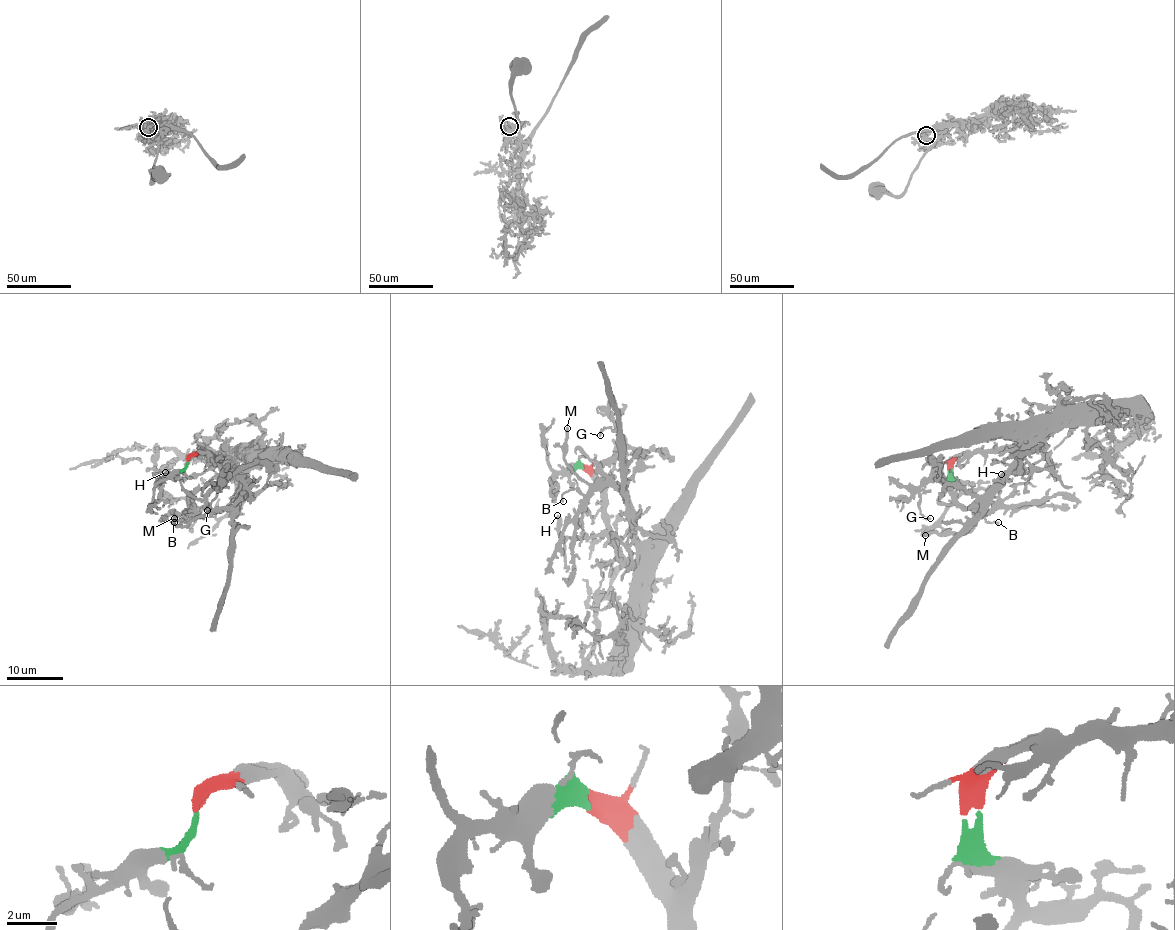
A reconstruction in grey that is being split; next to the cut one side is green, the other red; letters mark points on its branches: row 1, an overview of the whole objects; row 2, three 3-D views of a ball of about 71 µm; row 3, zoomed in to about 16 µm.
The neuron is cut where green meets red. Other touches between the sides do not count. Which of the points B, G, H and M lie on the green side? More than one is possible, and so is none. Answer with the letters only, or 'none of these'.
none of these

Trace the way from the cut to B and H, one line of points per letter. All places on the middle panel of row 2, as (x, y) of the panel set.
B: (582, 468), (601, 492), (606, 537), (633, 561), (634, 509), (617, 490), (570, 489), (563, 502)
H: (582, 468), (599, 490), (606, 528), (590, 537), (563, 537), (559, 531), (558, 515)

